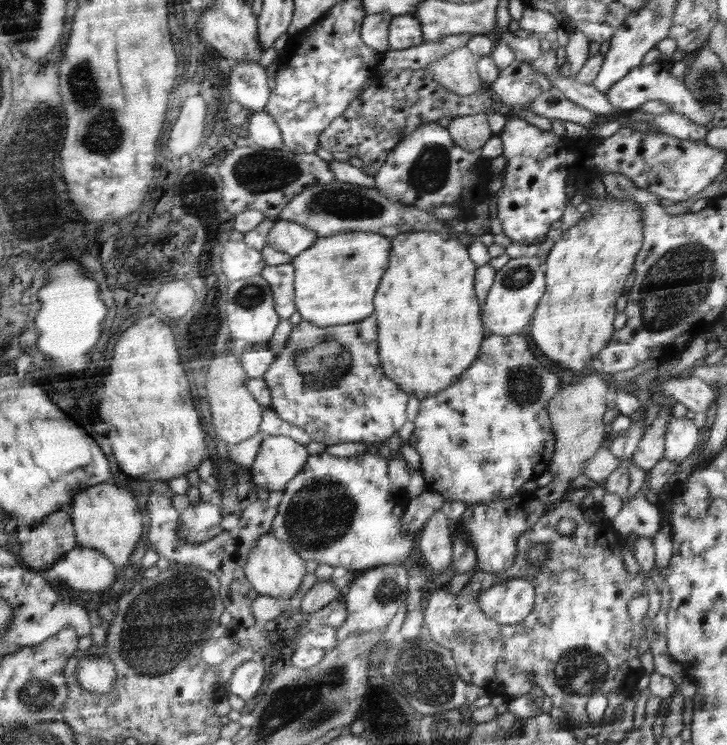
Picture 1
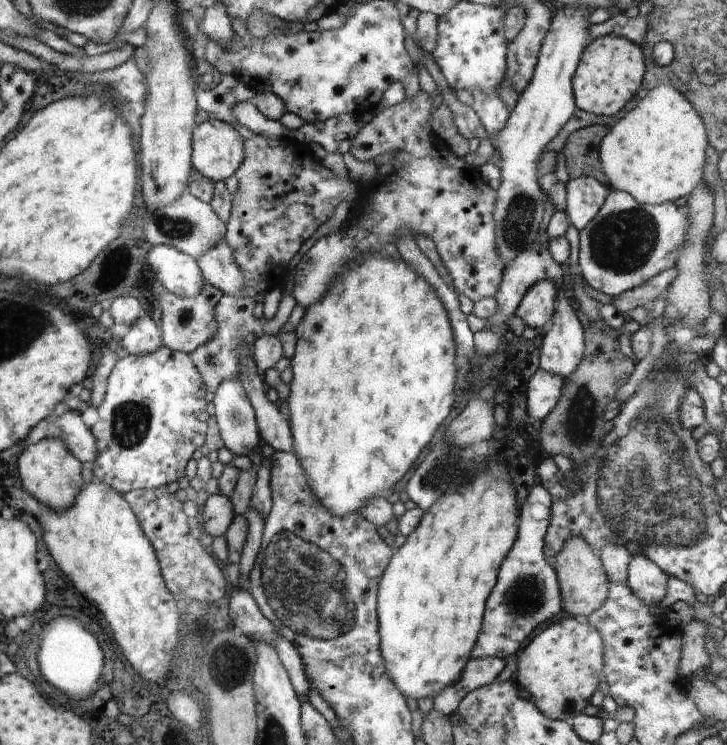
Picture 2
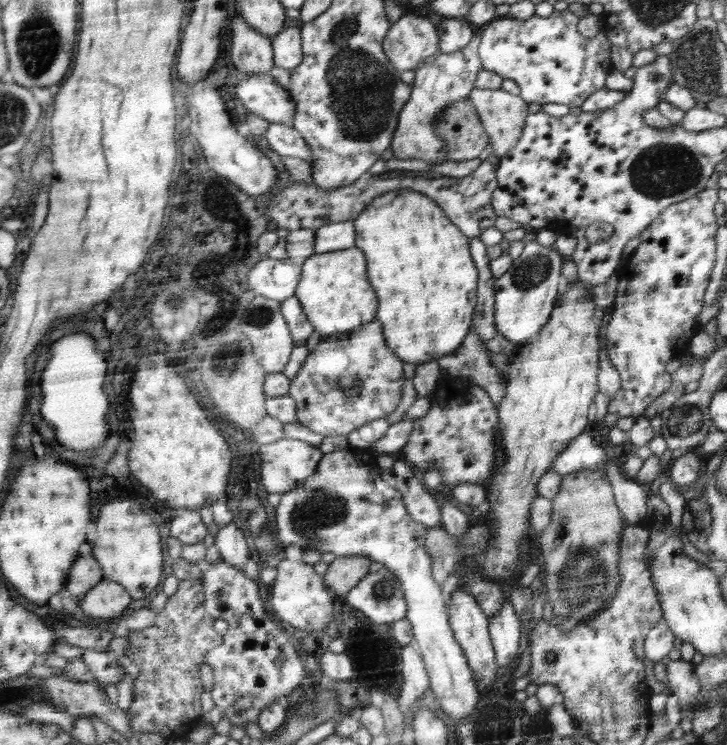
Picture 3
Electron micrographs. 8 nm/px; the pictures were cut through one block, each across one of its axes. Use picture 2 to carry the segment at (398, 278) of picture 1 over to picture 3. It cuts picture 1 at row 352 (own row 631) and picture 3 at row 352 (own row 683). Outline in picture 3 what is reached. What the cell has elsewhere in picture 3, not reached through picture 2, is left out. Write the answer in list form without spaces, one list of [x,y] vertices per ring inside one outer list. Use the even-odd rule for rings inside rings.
[[[398,190],[398,192],[386,192],[378,198],[374,198],[370,202],[369,207],[365,210],[370,210],[361,213],[356,220],[354,220],[354,227],[357,228],[357,238],[354,247],[362,249],[366,252],[366,256],[370,256],[370,284],[374,284],[374,288],[378,288],[378,300],[382,300],[382,308],[378,308],[378,321],[382,320],[382,326],[385,335],[385,344],[408,364],[421,365],[431,361],[438,361],[444,359],[445,356],[452,355],[458,350],[466,340],[467,335],[470,334],[473,326],[473,319],[476,317],[476,280],[478,278],[478,268],[476,262],[472,262],[473,256],[468,252],[468,238],[464,233],[442,212],[440,205],[436,204],[434,200],[430,200],[424,194],[412,192],[412,190]]]

